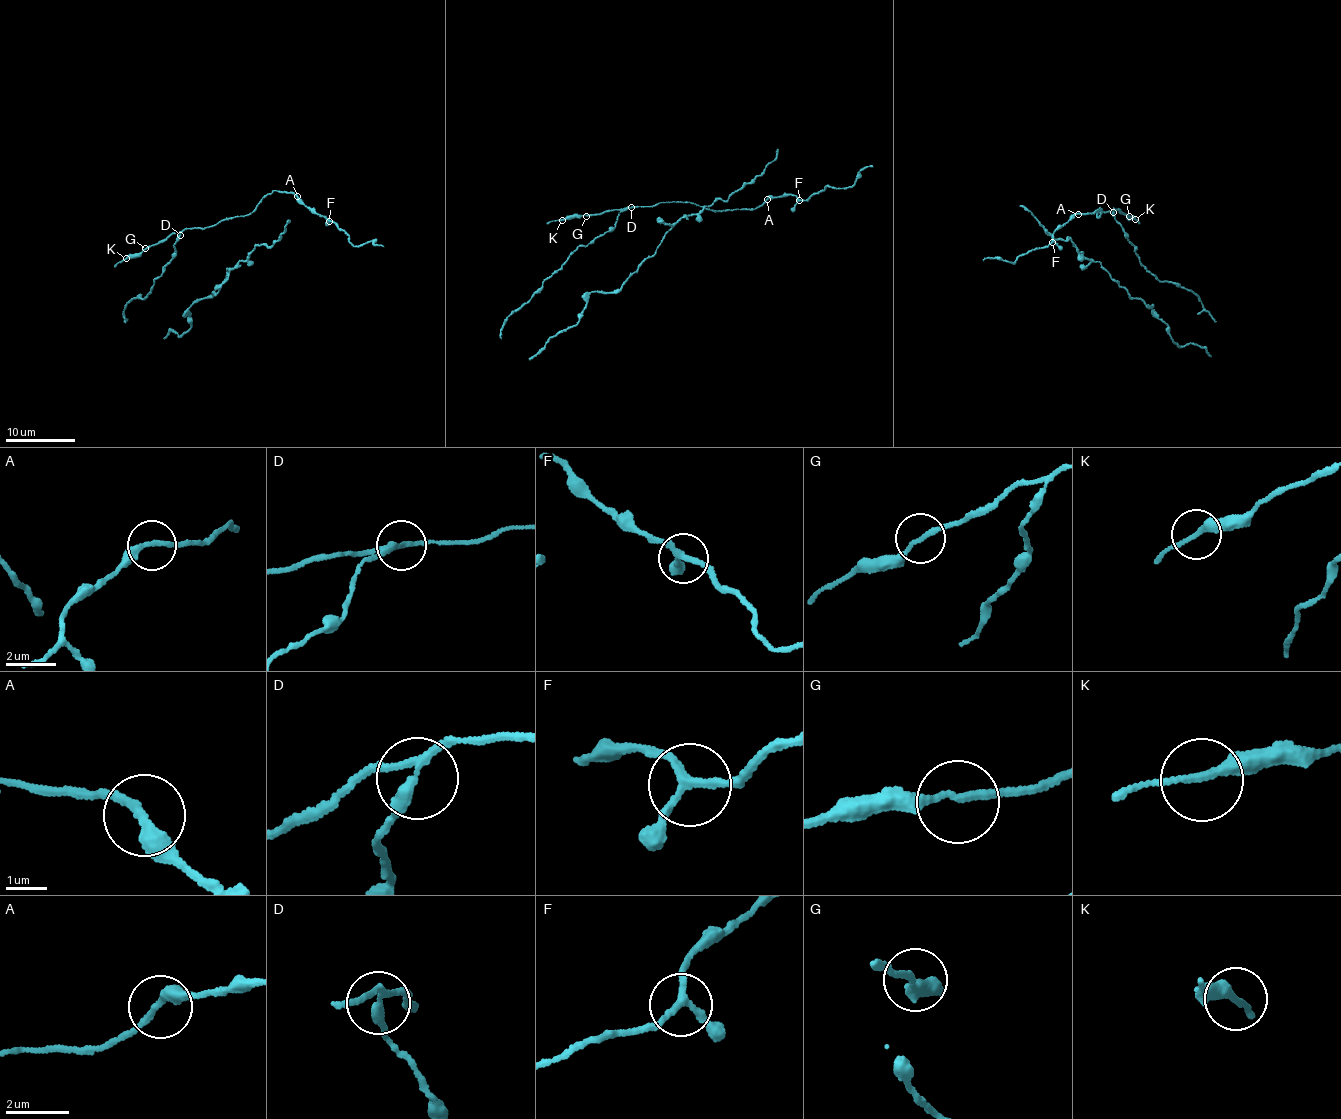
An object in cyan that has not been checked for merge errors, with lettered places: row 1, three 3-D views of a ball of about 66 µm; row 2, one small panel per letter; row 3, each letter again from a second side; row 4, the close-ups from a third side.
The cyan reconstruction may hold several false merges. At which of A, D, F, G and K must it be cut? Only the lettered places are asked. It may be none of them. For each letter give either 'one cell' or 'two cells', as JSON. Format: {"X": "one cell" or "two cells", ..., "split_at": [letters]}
{"A": "one cell", "D": "two cells", "F": "two cells", "G": "one cell", "K": "one cell", "split_at": ["D", "F"]}

